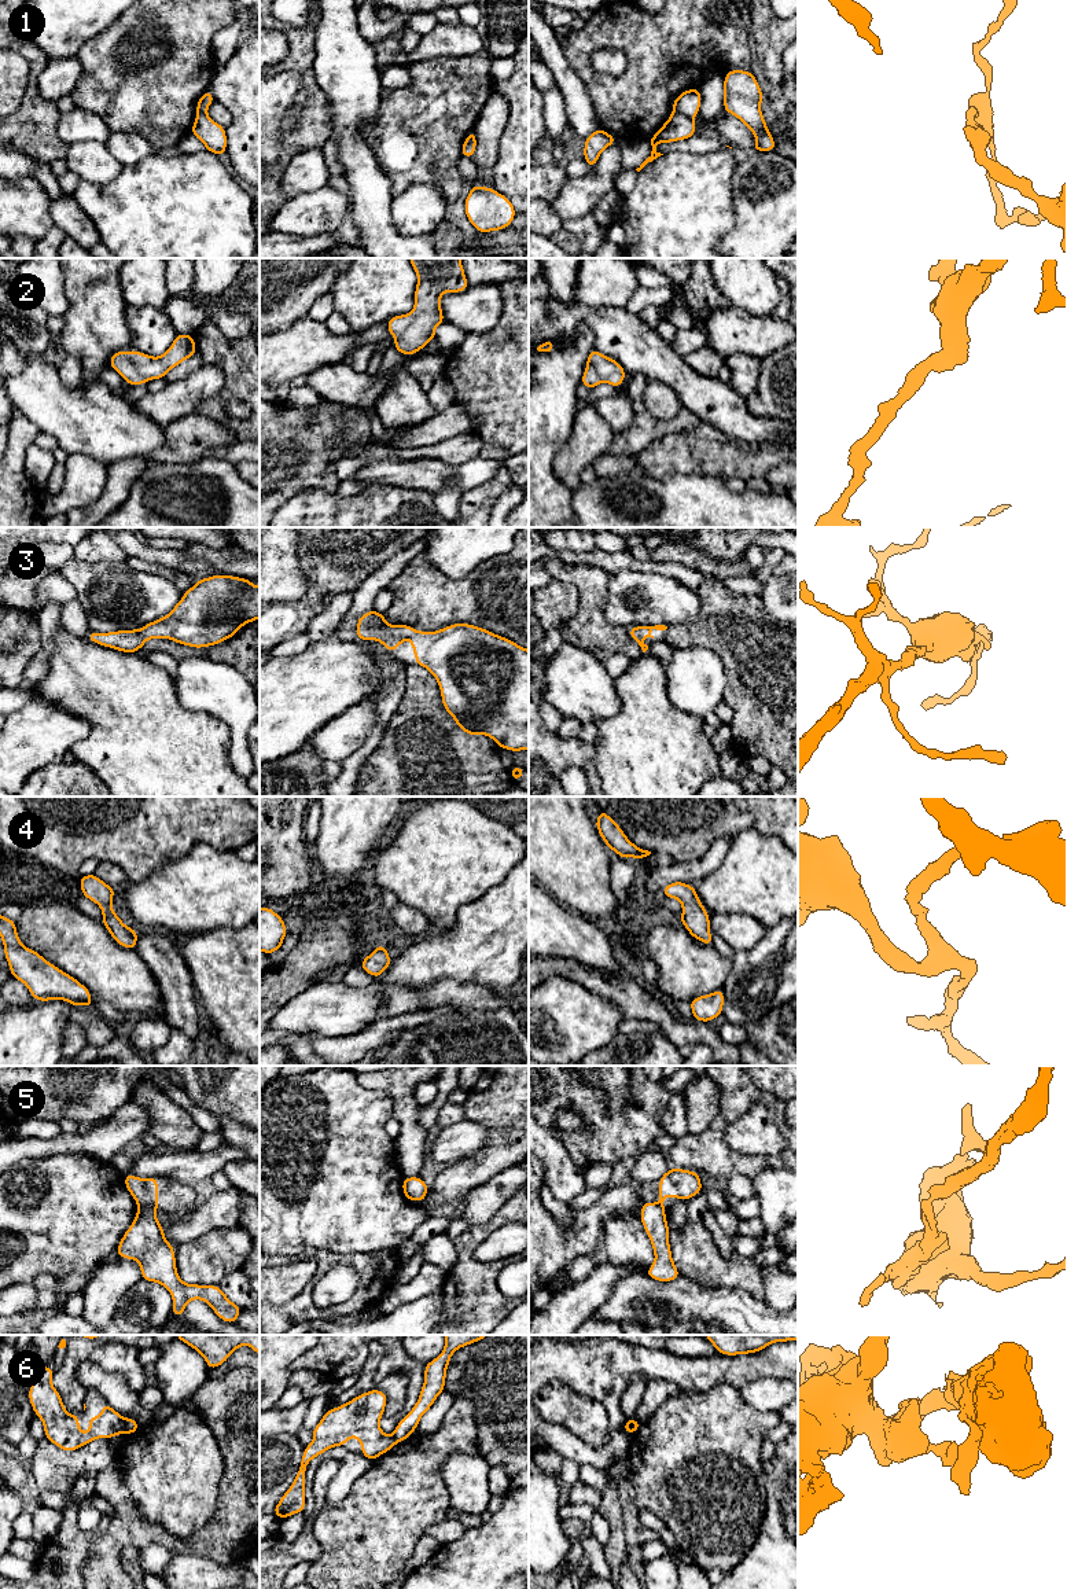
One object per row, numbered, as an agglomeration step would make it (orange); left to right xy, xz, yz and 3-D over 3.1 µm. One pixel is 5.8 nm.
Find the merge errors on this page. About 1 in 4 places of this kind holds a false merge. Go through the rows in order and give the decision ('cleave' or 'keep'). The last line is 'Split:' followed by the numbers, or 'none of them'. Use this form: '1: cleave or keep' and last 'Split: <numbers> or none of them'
1: cleave
2: keep
3: keep
4: keep
5: cleave
6: cleave
Split: 1, 5, 6

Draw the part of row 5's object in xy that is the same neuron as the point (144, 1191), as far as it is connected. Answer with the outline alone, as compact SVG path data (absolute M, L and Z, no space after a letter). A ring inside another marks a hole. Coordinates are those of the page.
M125 1174L124 1181L137 1206L150 1206L158 1210L158 1177L140 1178Z

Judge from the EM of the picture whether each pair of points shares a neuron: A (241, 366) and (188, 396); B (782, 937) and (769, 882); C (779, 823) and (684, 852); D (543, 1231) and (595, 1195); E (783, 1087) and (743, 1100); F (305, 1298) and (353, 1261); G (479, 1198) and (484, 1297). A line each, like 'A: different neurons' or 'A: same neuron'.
A: different neurons
B: different neurons
C: same neuron
D: different neurons
E: different neurons
F: same neuron
G: different neurons

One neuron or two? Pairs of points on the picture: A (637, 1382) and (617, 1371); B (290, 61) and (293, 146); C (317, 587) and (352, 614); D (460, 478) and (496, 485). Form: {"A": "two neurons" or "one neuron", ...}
{"A": "two neurons", "B": "one neuron", "C": "two neurons", "D": "two neurons"}

